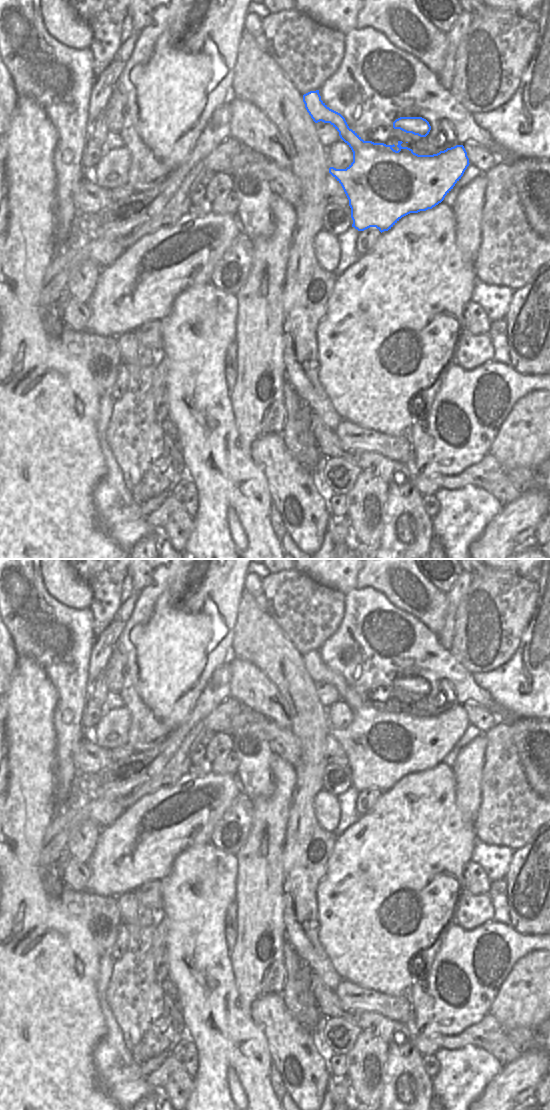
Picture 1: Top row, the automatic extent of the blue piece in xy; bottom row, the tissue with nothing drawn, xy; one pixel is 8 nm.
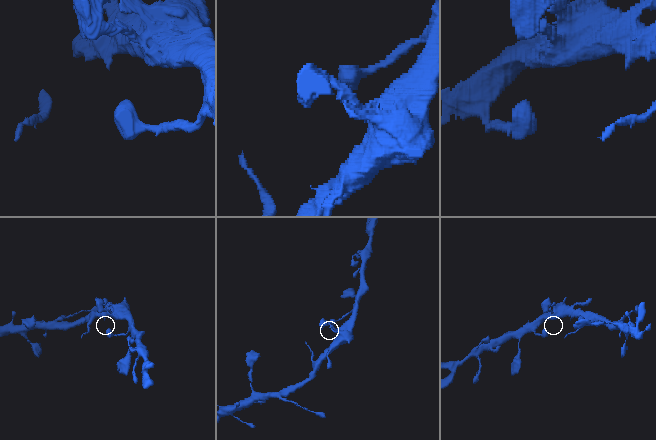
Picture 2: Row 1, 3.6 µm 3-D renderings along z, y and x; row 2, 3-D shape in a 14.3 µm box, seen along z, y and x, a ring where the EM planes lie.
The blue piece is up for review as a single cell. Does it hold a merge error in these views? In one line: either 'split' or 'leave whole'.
leave whole

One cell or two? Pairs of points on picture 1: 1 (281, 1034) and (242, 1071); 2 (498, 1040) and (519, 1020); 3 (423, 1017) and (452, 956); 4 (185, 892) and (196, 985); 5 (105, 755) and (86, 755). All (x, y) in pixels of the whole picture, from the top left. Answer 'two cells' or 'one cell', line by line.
1: two cells
2: two cells
3: one cell
4: one cell
5: one cell

